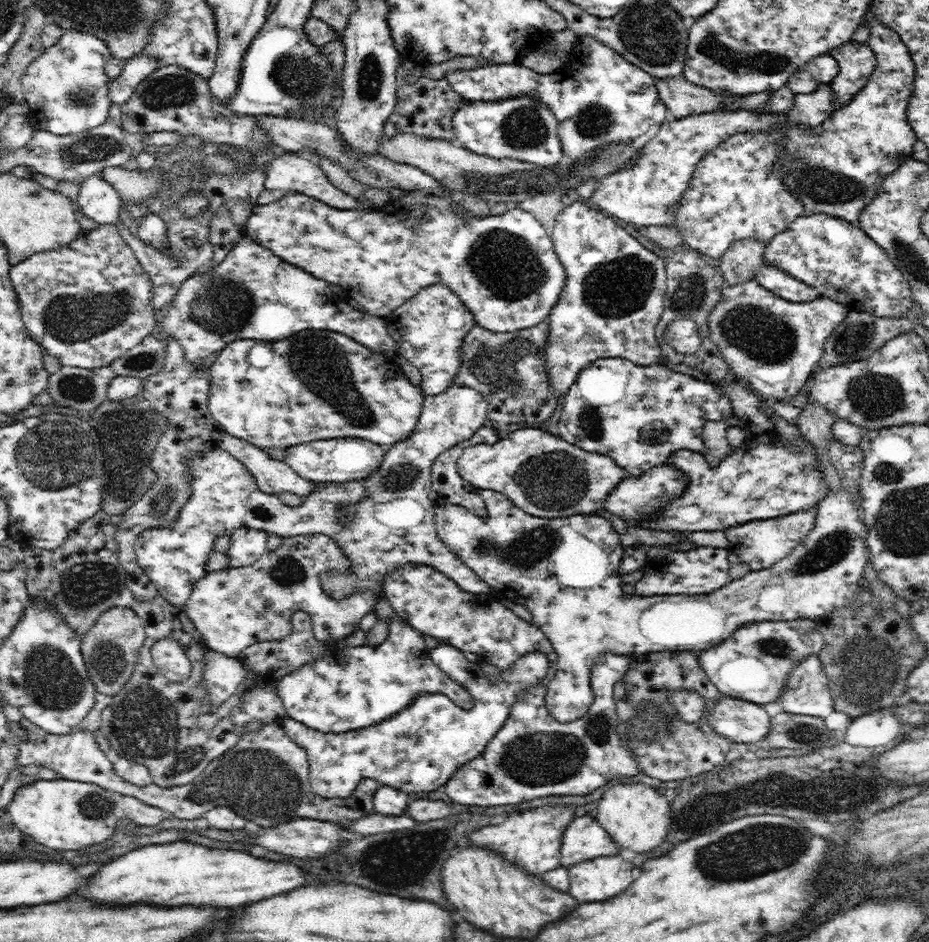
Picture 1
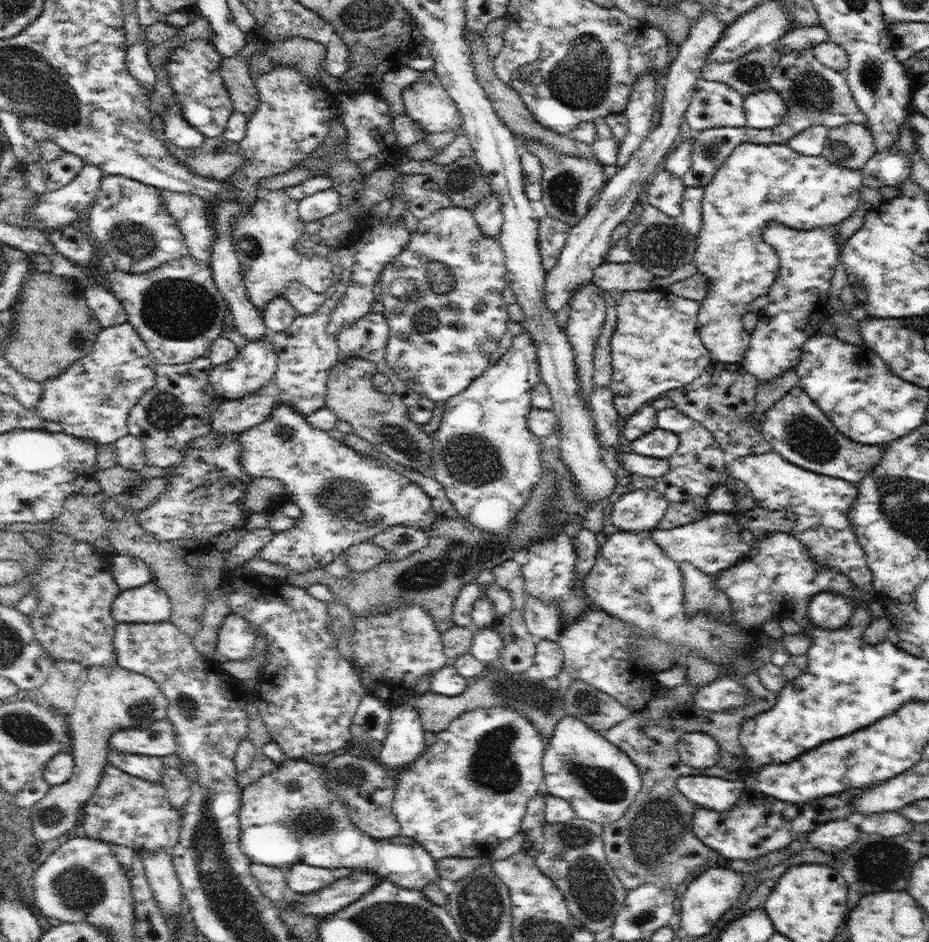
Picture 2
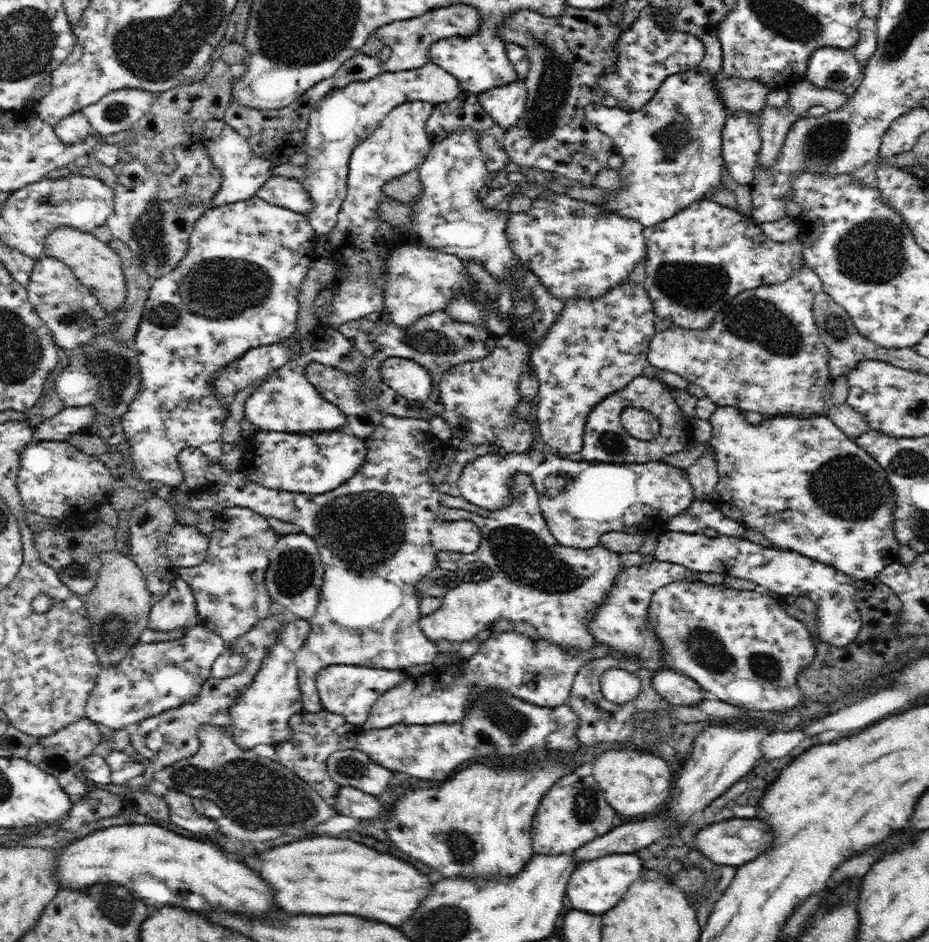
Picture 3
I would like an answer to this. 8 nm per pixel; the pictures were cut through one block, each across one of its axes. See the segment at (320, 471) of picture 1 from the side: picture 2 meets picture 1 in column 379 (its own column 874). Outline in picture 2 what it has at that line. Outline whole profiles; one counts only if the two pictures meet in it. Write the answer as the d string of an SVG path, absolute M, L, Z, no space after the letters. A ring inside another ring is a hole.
M802 387L792 388L786 392L780 400L774 403L774 406L764 411L765 420L760 421L752 415L752 425L756 427L759 434L764 435L764 440L772 446L772 450L780 453L784 459L796 466L800 466L806 470L818 474L825 474L829 477L844 479L845 481L854 483L858 486L859 482L876 466L882 456L884 456L884 446L862 444L853 441L850 437L842 434L832 421L822 412L822 409L814 402Z

